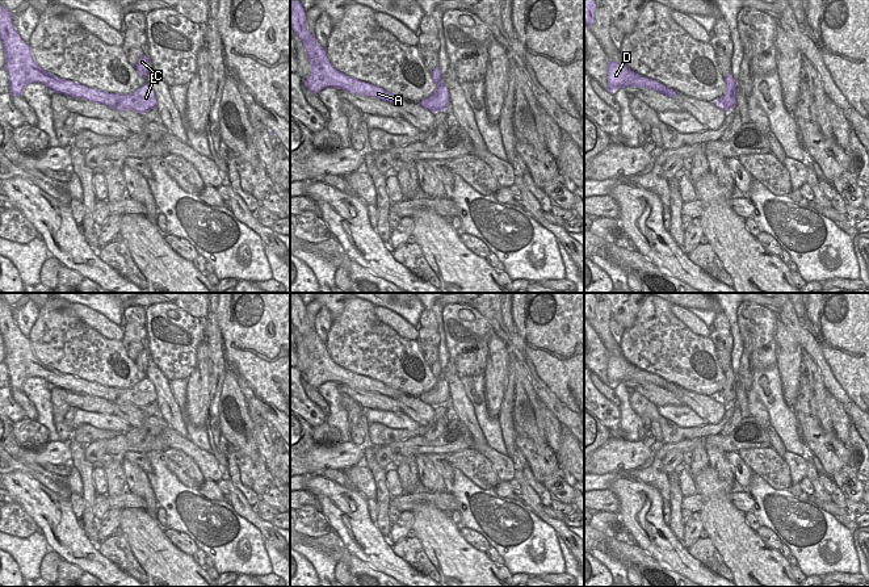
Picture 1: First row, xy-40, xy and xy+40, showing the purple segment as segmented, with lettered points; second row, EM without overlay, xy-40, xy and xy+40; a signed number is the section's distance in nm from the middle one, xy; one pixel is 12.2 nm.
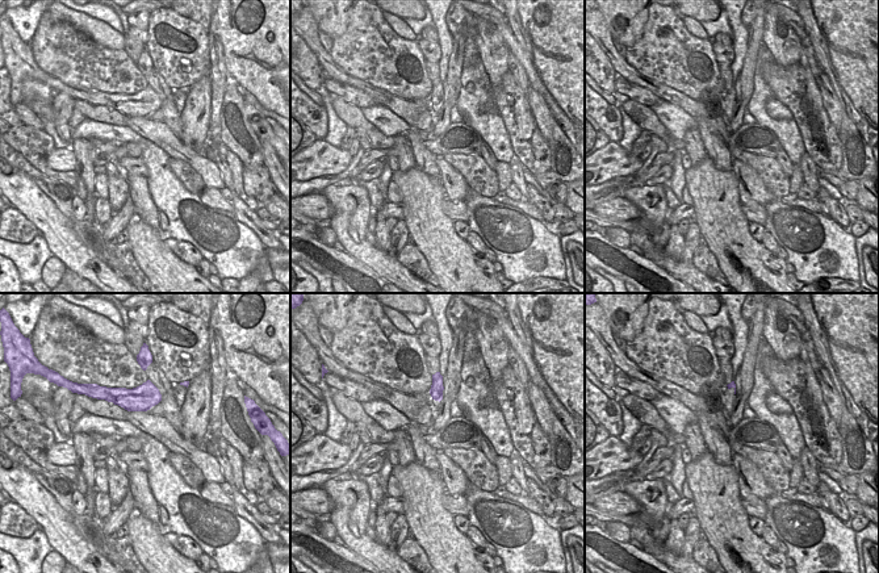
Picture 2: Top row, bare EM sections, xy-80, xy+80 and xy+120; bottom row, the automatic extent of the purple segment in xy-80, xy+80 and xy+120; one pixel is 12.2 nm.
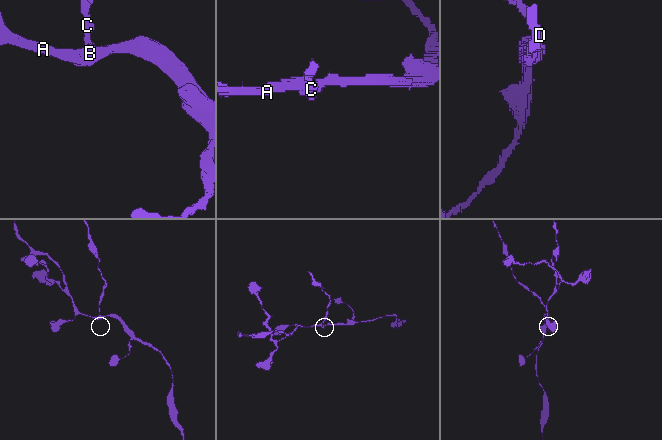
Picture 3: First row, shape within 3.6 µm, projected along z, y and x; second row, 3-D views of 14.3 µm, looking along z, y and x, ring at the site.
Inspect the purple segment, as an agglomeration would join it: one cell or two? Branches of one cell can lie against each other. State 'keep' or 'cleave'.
cleave

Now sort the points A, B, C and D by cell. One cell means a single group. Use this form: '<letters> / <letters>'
A B D / C

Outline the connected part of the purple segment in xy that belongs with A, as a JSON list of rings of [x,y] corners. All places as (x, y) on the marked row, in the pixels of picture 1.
[[[291,0],[290,5],[290,28],[302,41],[303,47],[308,55],[311,71],[305,80],[305,87],[318,95],[322,89],[333,87],[354,95],[366,97],[375,97],[390,104],[403,101],[402,97],[395,96],[383,88],[353,79],[337,71],[329,62],[326,49],[320,46],[315,35],[306,28],[306,14],[302,4],[298,0]]]

